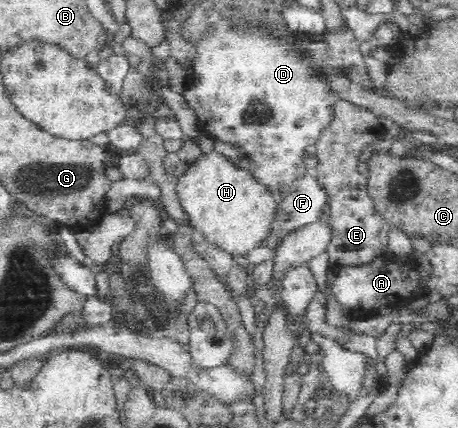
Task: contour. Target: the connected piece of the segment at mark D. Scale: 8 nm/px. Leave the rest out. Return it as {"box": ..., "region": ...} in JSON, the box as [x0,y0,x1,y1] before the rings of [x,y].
{"box":[182,17,342,195],"region":[[[224,17],[223,20],[213,21],[211,29],[195,46],[195,58],[187,70],[186,86],[182,93],[197,115],[197,127],[201,130],[201,134],[213,134],[216,140],[238,147],[248,158],[250,162],[249,171],[257,178],[257,181],[267,185],[274,195],[283,193],[284,185],[304,176],[305,165],[302,160],[305,156],[305,148],[311,144],[315,145],[326,126],[333,122],[333,104],[342,100],[342,96],[334,91],[333,85],[330,84],[329,77],[325,73],[327,67],[334,66],[330,57],[330,44],[326,41],[326,36],[319,33],[289,31],[289,29],[283,31],[275,20],[253,21],[242,20],[242,17]]]}

